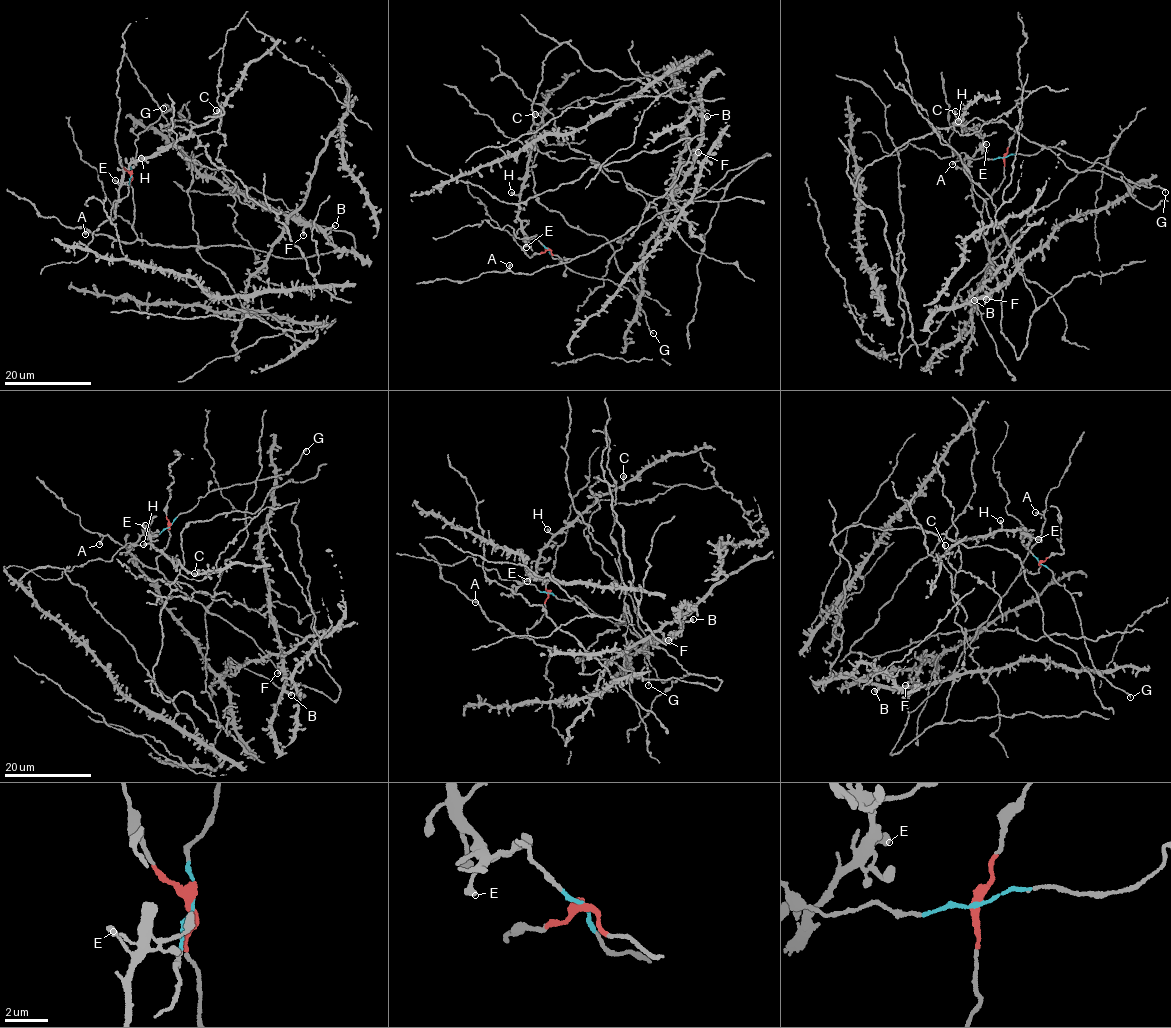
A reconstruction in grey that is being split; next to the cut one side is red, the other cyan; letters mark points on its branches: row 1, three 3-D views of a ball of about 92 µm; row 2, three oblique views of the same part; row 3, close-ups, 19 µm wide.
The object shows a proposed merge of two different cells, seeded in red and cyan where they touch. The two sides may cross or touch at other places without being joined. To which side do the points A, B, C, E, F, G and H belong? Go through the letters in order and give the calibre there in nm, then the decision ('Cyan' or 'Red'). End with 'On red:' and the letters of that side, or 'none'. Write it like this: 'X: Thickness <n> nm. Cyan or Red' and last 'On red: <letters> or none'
A: Thickness 360 nm. Red
B: Thickness 360 nm. Red
C: Thickness 360 nm. Cyan
E: Thickness 280 nm. Cyan
F: Thickness 400 nm. Red
G: Thickness 150 nm. Cyan
H: Thickness 400 nm. Cyan
On red: A, B, F

